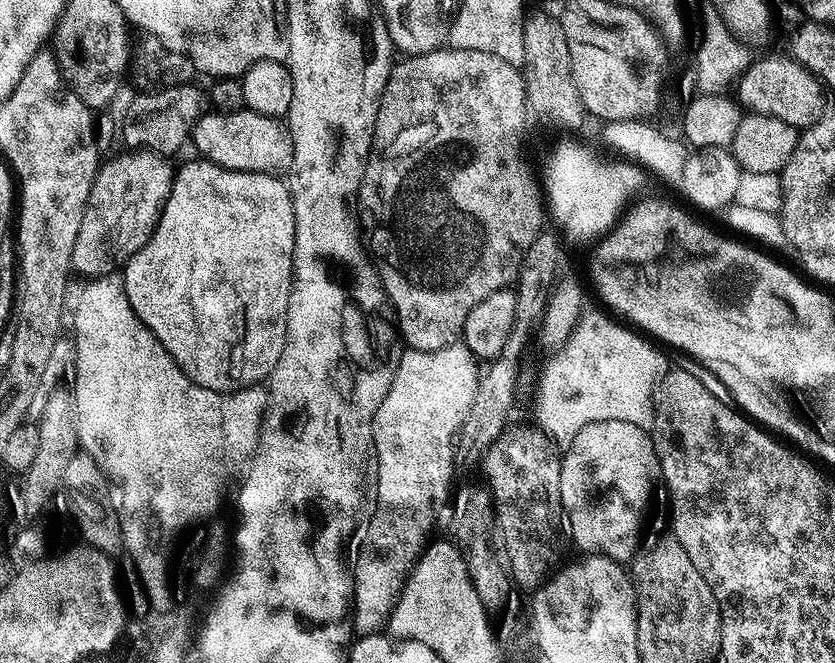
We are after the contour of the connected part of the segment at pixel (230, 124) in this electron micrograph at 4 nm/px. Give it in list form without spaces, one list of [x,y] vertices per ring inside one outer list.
[[[215,110],[209,111],[196,121],[190,133],[191,147],[196,147],[201,157],[211,164],[217,164],[223,168],[229,168],[235,172],[257,172],[267,176],[283,177],[294,162],[294,146],[292,135],[288,133],[287,127],[277,117],[258,114],[241,110],[238,112],[223,113]]]

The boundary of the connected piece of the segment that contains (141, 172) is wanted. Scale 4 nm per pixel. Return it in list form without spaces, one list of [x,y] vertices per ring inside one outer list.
[[[135,149],[114,157],[96,169],[94,186],[82,214],[82,226],[78,226],[78,238],[74,238],[73,269],[81,272],[84,278],[104,278],[114,265],[125,263],[129,257],[141,249],[152,236],[159,220],[160,211],[169,198],[175,176],[173,165],[169,165],[161,153],[147,149]]]

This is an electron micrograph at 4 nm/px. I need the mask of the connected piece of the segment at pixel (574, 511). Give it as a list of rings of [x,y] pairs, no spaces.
[[[590,422],[582,426],[567,445],[560,469],[562,506],[571,543],[573,540],[584,554],[631,561],[641,547],[640,527],[644,524],[644,511],[648,508],[652,487],[658,484],[660,463],[651,435],[634,426],[634,422]]]

